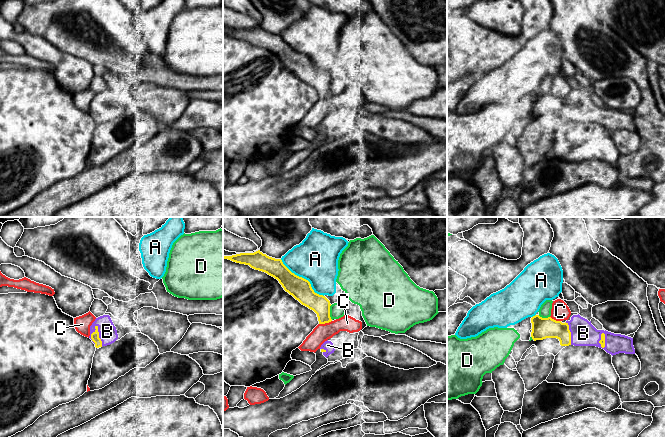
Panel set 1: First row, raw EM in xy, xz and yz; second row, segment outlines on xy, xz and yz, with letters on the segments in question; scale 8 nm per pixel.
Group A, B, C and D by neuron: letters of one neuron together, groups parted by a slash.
A / B / C / D

